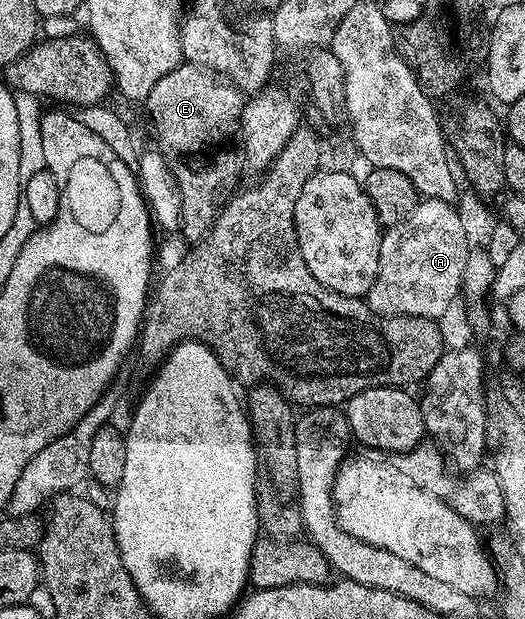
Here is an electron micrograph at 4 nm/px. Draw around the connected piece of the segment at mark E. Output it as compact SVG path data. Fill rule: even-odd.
M183 62L173 68L156 86L152 86L152 94L144 102L144 108L150 115L150 124L154 127L154 140L156 151L168 162L172 174L176 178L176 186L180 190L180 202L182 203L182 227L181 235L186 235L194 242L202 242L209 237L214 220L217 218L224 201L231 195L234 183L238 180L238 174L244 170L244 160L241 155L230 152L218 152L222 148L222 142L233 133L237 133L242 123L242 111L247 102L247 97L235 84L219 76L218 73L202 68L198 64Z

